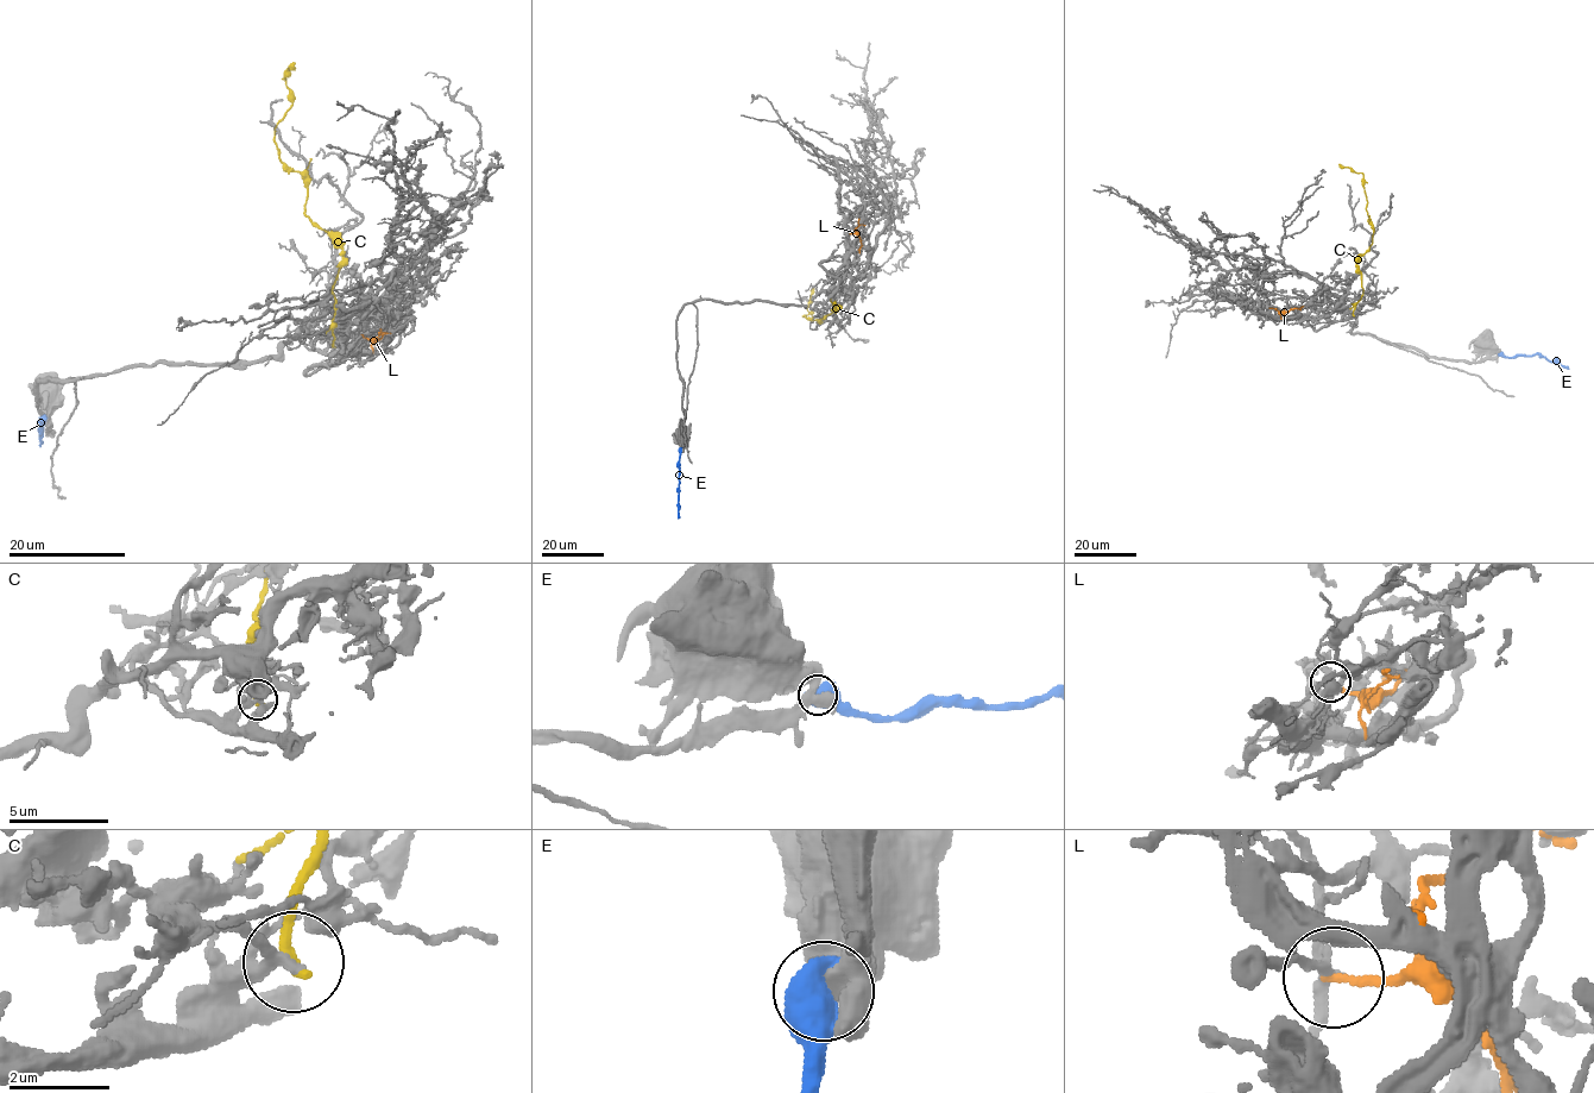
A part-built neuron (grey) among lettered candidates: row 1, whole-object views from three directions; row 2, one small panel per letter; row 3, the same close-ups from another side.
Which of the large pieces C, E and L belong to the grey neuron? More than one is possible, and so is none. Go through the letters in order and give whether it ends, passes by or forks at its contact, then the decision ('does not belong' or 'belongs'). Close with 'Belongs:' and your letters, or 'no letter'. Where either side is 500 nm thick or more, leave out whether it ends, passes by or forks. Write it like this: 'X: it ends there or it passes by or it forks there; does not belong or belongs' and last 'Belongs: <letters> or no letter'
C: it ends there; does not belong
E: does not belong
L: it ends there; does not belong
Belongs: no letter

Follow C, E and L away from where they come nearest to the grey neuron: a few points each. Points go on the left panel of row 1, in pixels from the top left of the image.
C: (333, 345), (341, 247), (306, 211), (307, 181), (276, 146), (294, 62)
E: (45, 419), (42, 425), (41, 419), (39, 446)
L: (363, 335), (378, 338), (384, 332), (379, 328)

